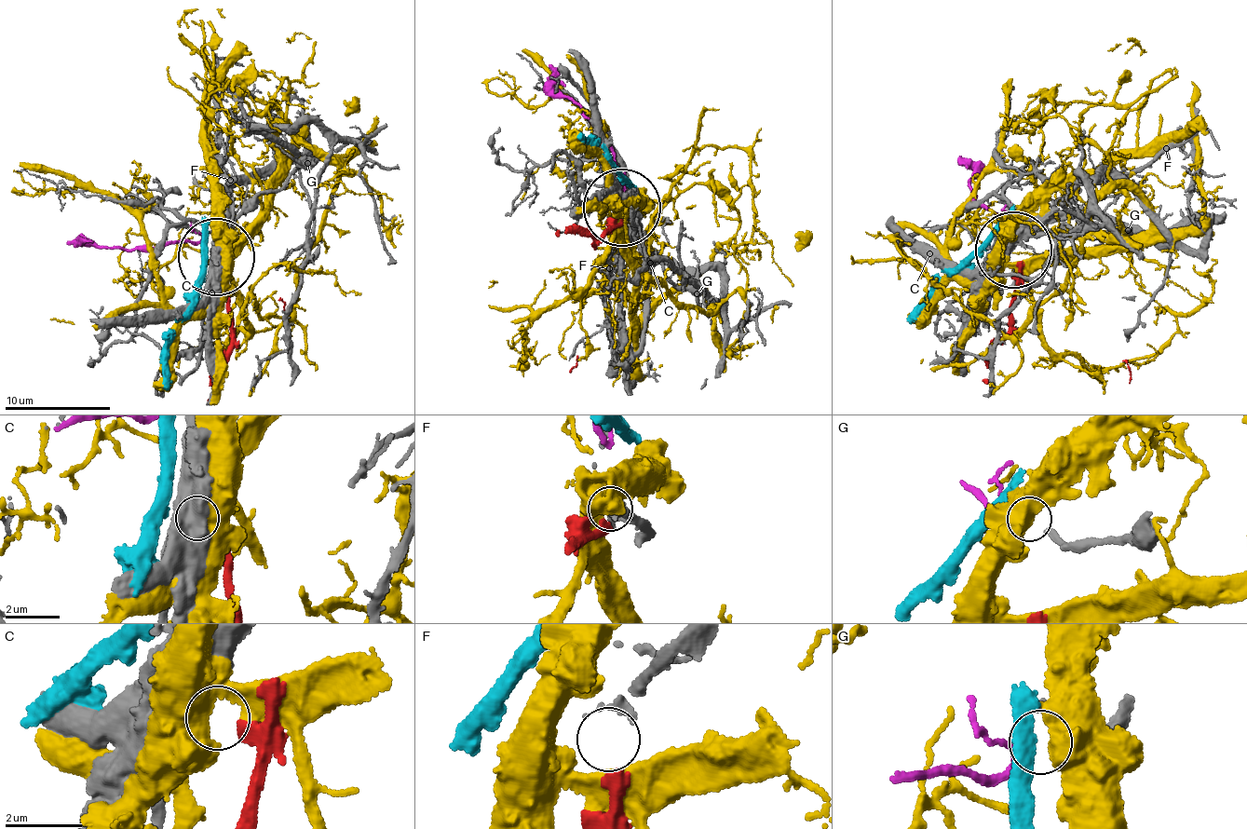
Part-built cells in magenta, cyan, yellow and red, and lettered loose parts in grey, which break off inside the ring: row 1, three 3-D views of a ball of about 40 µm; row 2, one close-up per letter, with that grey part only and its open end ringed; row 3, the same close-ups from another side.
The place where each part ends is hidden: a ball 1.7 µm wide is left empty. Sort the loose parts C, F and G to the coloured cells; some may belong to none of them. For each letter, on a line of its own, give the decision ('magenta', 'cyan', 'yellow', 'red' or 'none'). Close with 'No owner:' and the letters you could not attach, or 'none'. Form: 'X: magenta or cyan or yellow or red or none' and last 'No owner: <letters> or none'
C: none
F: red
G: magenta
No owner: C

